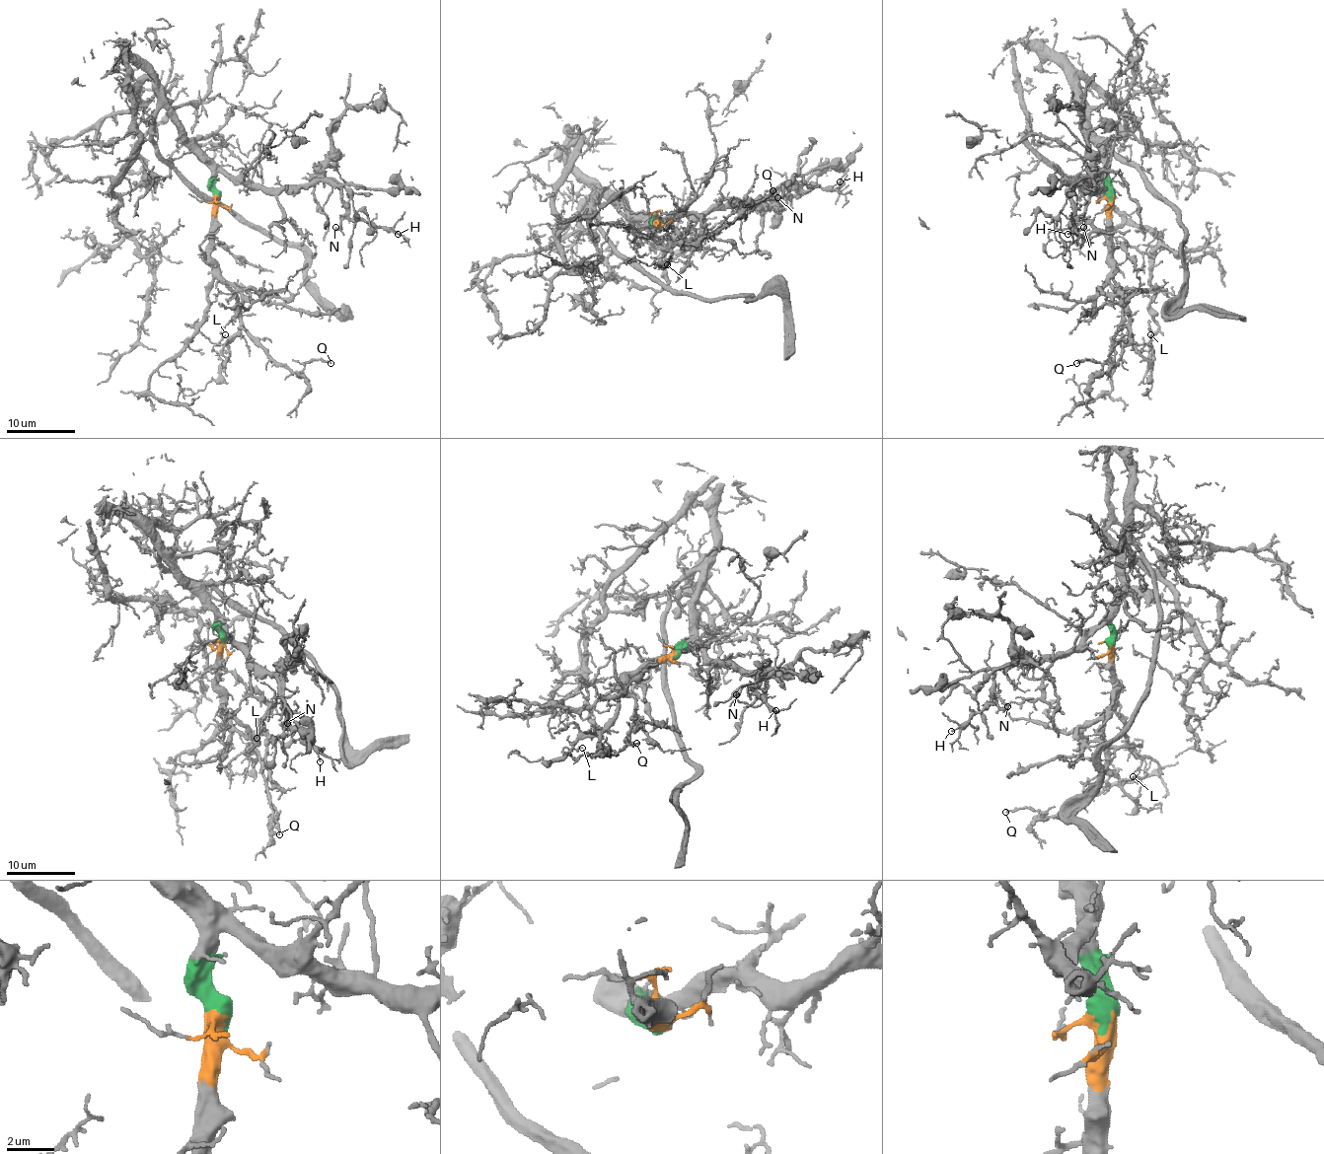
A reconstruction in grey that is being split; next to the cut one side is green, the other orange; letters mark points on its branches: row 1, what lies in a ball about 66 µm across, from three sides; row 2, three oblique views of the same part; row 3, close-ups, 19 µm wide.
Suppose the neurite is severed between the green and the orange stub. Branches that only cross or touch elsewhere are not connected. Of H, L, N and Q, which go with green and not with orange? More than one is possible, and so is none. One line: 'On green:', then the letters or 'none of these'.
On green: H, N

